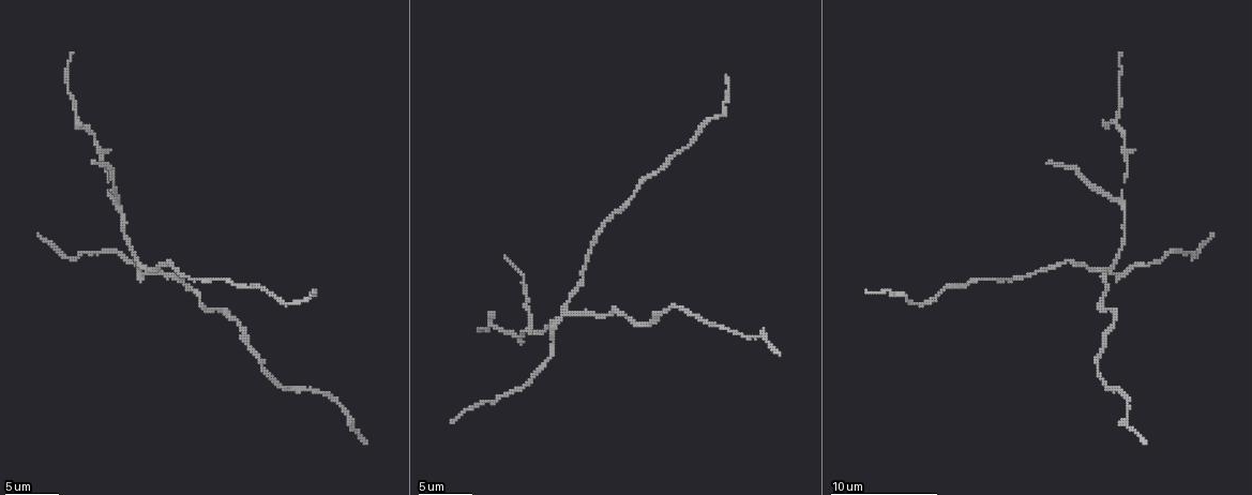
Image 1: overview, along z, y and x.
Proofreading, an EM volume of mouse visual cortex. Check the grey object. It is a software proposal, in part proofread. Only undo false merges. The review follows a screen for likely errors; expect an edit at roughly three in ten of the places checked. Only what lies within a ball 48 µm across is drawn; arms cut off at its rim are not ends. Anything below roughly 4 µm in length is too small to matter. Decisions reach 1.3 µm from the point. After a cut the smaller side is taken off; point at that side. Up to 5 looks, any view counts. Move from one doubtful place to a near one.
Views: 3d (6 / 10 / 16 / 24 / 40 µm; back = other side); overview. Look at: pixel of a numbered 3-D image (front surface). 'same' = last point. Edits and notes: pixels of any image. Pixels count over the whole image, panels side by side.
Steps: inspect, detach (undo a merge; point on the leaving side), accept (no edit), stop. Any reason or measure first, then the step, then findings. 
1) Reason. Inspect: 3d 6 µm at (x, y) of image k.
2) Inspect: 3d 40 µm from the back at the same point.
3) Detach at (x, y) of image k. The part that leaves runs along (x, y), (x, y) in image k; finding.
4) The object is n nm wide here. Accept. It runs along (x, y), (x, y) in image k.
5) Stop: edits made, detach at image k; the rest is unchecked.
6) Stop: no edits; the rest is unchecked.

Sudden change in width. Inspect: 3d 16 µm at (1117, 121) of image 1.

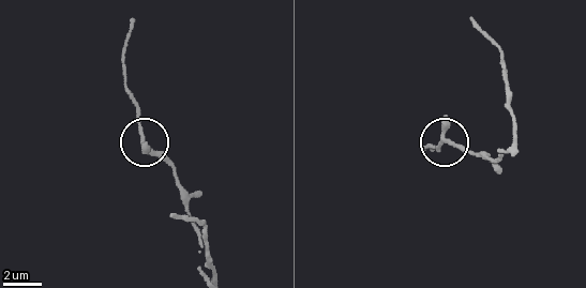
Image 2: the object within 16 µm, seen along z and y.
Zoom in. Inspect: 3d 6 µm at (144, 138) of image 2.

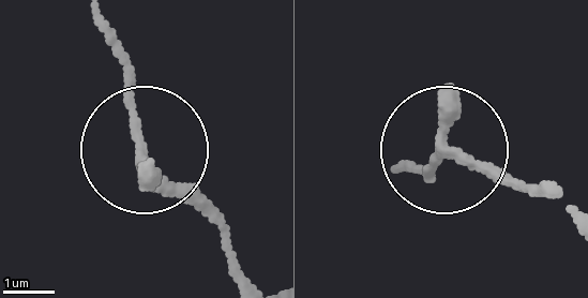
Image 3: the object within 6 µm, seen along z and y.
Accept. Continuous, no second neuron.

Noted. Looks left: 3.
Inspect: 3d 10 µm at (529, 327) of image 1.

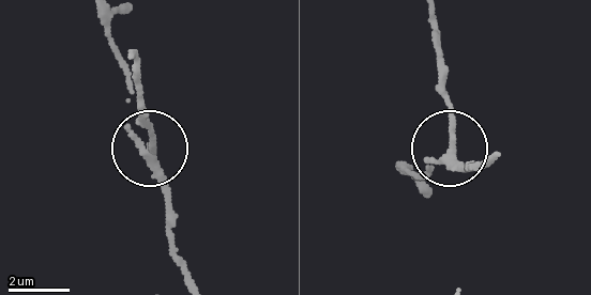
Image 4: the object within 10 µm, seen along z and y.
Inspect: 3d 6 µm at (447, 153) of image 4.

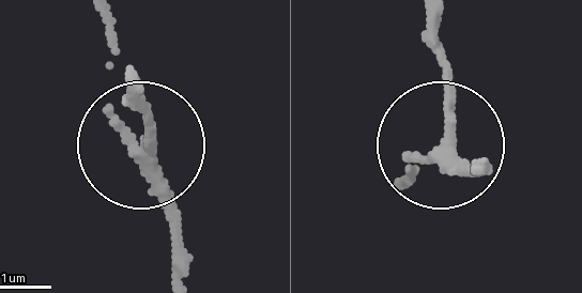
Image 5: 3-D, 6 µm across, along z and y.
The object is 260 nm wide here. Detach at (148, 123) of image 5. The part that leaves runs along (444, 152), (431, 16) in image 5; two neurons meet here.

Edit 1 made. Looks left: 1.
Four or more arms meet. Inspect: 3d 10 µm at (1100, 270) of image 1.

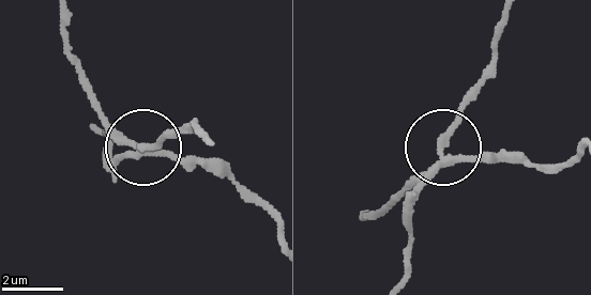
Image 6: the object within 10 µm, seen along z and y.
4 arms meet here. Detach at (156, 144) of image 6. A second neuron is stuck on.

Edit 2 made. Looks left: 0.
Stop: edits made, detach at image 5, detach at image 6; the rest is unchecked.

